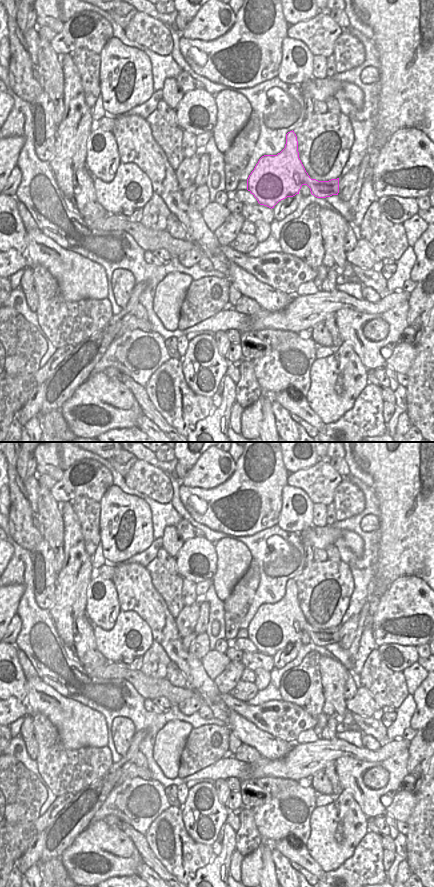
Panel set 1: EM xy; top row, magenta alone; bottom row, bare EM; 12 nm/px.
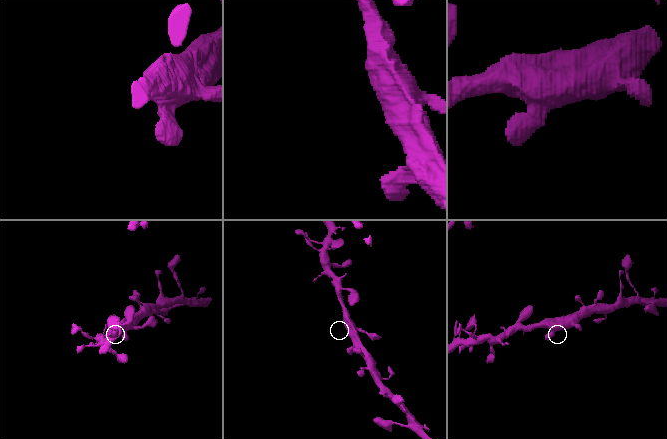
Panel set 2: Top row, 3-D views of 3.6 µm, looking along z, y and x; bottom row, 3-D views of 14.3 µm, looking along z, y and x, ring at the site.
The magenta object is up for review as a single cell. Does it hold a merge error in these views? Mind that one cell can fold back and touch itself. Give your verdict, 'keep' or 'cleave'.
keep

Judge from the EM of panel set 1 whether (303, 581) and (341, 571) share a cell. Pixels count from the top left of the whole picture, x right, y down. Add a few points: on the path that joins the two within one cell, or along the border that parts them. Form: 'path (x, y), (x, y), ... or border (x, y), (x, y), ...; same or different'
path (312, 581), (319, 581), (326, 576), (332, 576); same

